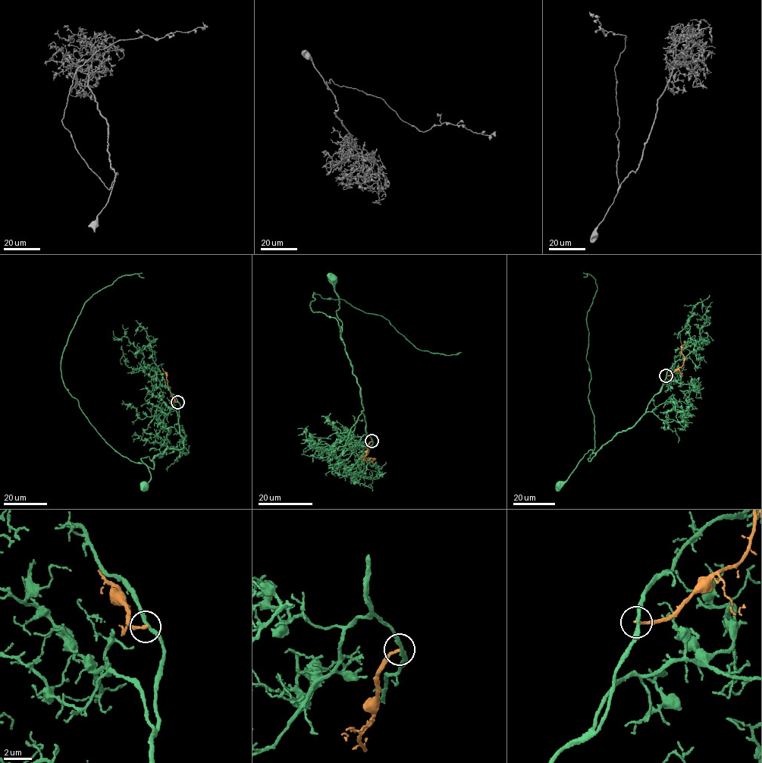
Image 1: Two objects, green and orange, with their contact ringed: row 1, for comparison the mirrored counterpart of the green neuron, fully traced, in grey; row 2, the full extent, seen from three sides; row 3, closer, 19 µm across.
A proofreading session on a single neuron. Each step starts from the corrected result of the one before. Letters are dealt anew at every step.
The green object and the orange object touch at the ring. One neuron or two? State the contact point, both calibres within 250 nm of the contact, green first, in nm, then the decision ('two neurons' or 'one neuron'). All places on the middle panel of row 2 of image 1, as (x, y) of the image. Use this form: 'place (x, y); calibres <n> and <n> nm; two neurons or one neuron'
place (371, 441); calibres 240 and 200 nm; two neurons

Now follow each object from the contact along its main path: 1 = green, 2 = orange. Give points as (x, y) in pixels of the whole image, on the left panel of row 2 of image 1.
1: (177, 401), (183, 448), (166, 447), (154, 461), (147, 456), (141, 458), (151, 478), (144, 485)
2: (177, 401), (170, 393), (162, 368)

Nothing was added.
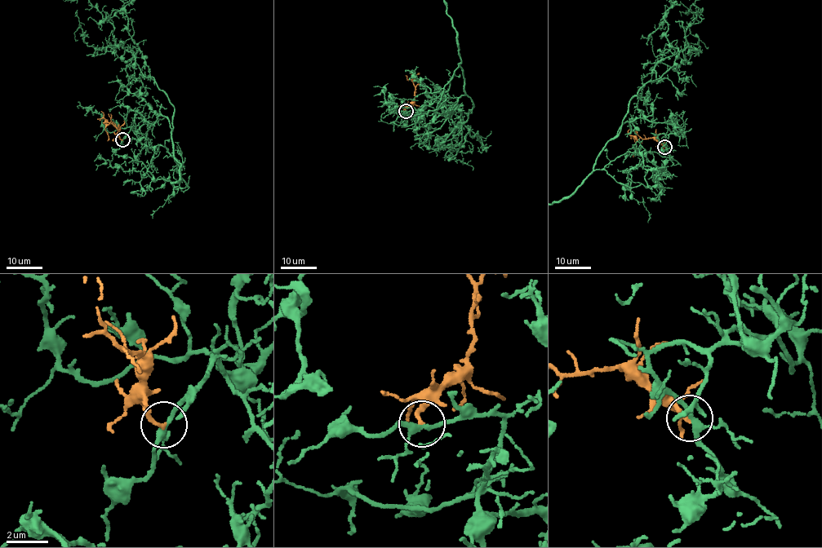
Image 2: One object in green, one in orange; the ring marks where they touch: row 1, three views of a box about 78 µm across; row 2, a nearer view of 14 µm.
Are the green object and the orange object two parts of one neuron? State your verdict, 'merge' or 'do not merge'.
merge

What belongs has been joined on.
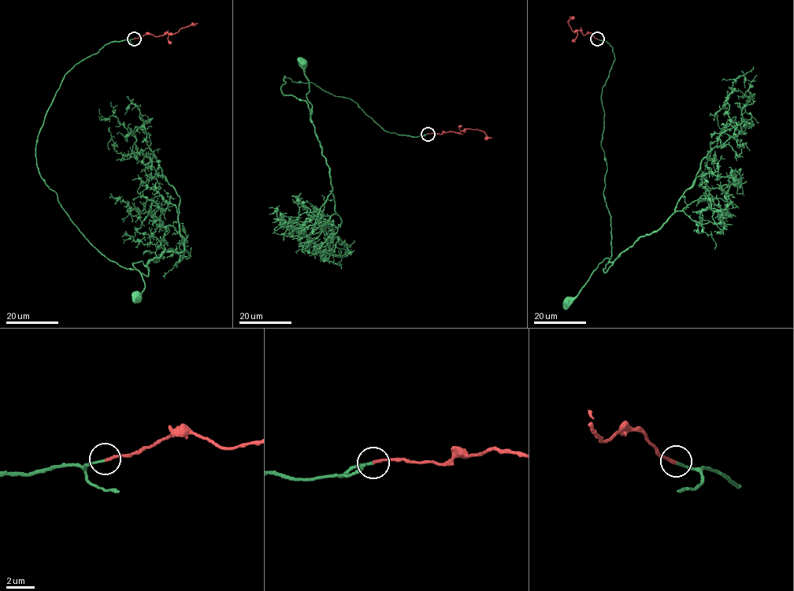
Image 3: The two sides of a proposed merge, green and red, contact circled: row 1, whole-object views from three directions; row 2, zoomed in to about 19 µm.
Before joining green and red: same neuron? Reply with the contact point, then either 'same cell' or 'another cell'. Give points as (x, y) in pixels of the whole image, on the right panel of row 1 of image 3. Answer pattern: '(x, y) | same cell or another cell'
(597, 39) | same cell

